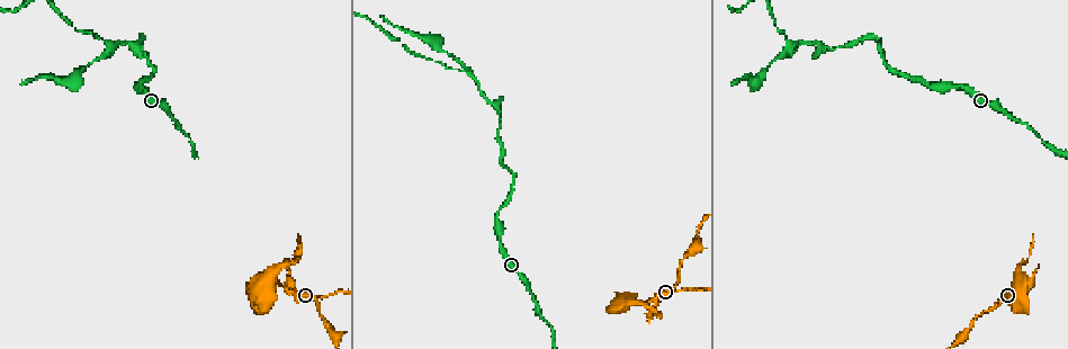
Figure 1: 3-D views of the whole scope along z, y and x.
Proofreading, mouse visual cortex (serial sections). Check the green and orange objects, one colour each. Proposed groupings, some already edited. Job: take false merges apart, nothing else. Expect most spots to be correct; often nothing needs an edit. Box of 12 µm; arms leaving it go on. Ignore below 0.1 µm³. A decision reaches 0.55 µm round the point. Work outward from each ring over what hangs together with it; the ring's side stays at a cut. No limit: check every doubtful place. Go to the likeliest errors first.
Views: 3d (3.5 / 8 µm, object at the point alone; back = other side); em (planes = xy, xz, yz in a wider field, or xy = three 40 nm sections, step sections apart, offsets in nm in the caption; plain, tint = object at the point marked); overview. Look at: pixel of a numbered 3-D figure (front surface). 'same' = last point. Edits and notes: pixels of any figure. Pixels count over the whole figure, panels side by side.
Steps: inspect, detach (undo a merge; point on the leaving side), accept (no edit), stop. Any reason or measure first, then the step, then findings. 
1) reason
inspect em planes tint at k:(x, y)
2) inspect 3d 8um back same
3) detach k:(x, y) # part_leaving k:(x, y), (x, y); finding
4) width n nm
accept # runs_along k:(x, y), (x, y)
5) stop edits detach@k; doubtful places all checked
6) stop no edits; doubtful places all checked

thick turns thin
inspect em xy step 1 tint at 1:(634, 304)

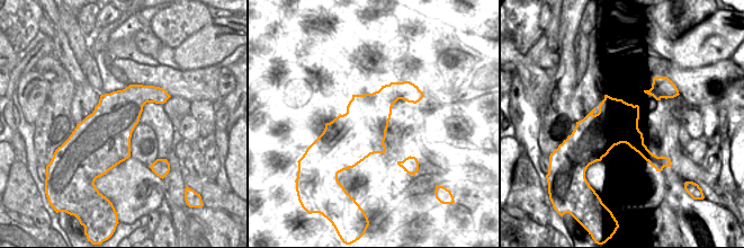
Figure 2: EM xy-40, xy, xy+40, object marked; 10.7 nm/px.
inspect 3d 3.5um same

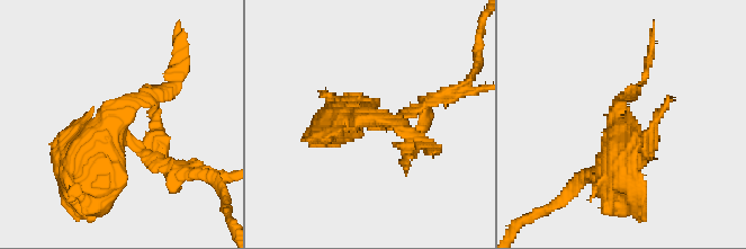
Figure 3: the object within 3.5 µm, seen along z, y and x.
width 550 nm
accept # runs_along 3:(428, 99), (389, 125), (327, 123); continuous, no second cell

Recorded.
sharp bend
inspect 3d 3.5um at 1:(872, 37)

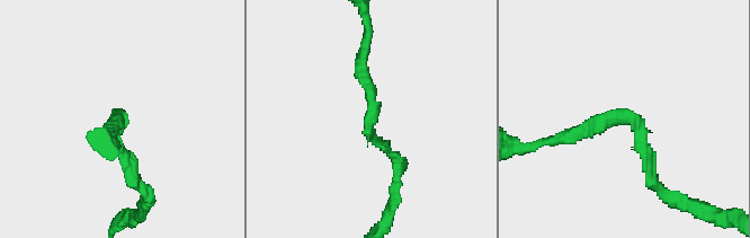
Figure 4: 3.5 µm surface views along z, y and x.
arm_widths 100, 200 nm; need the tissue
inspect em xy step 2 tint at 4:(368, 119)

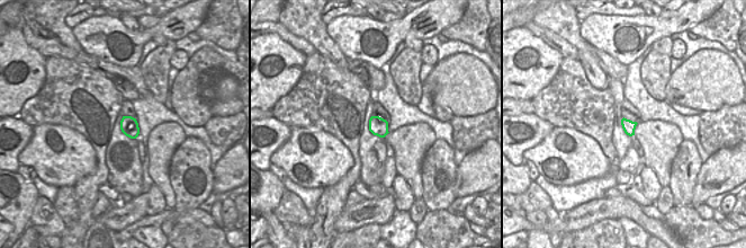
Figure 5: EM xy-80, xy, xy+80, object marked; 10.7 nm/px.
accept # runs_along 4:(652, 177), (628, 114), (562, 139); all the same cell

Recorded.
sharp bend
inspect 3d 3.5um back at 1:(138, 52)

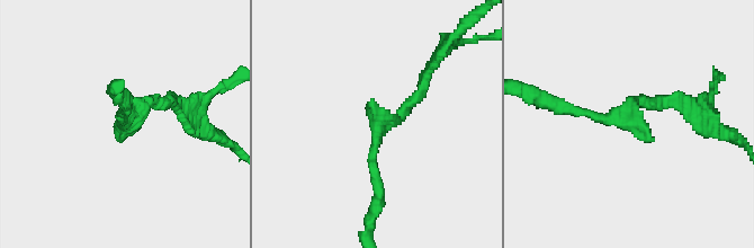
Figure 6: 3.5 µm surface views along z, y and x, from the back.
shape alone is not enough
inspect em xy step 5 tint at 6:(122, 121)

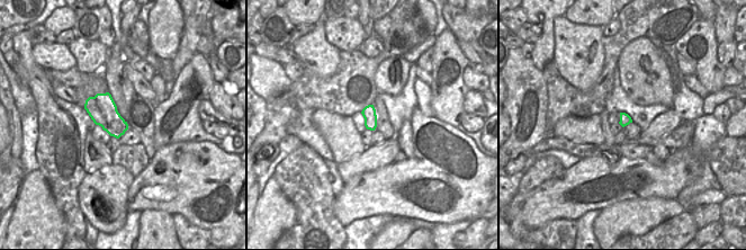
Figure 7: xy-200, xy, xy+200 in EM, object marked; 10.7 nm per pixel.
accept # runs_along 6:(375, 206), (375, 138), (420, 91); continuous, no second cell

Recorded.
two arms in line, one across
inspect 3d 3.5um at 1:(112, 47)

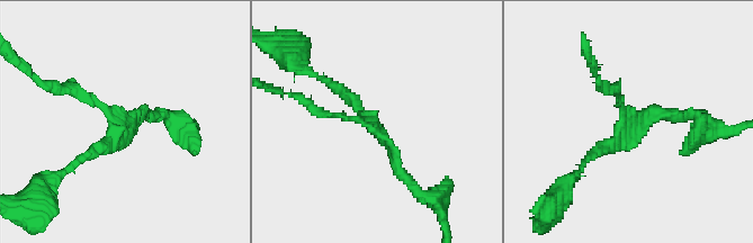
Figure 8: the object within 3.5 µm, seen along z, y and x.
inspect em xy step 2 plain at 8:(639, 120)

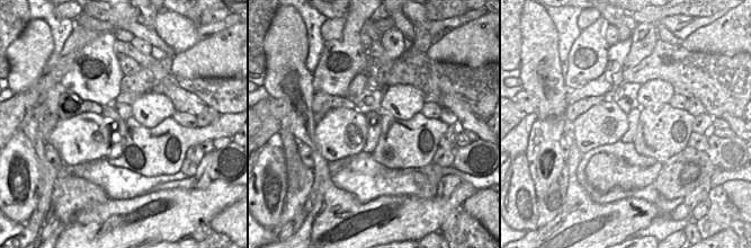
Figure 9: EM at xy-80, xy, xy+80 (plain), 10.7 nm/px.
where the object lies
inspect em xy step 2 tint same

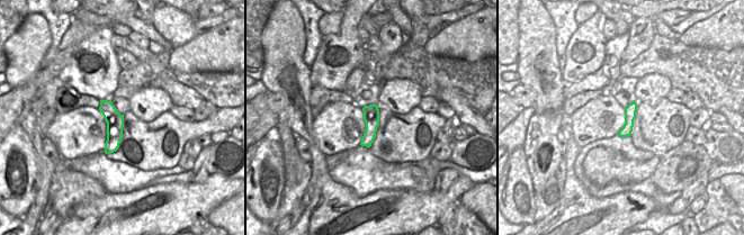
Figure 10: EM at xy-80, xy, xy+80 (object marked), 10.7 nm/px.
width 170 nm
accept # runs_along 8:(419, 195), (377, 125), (332, 88); continuous, no second cell

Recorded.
stop no edits; doubtful places all checked

